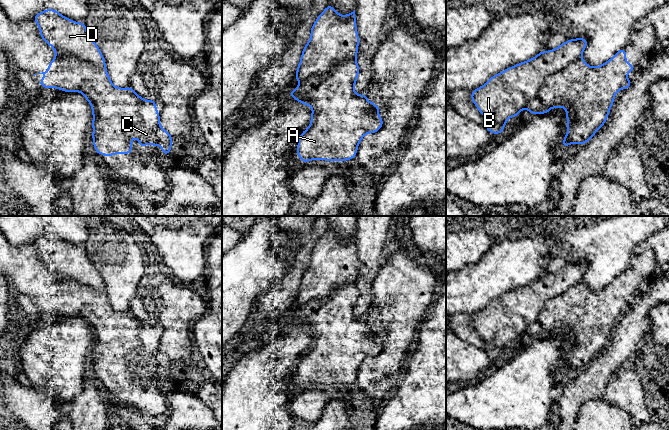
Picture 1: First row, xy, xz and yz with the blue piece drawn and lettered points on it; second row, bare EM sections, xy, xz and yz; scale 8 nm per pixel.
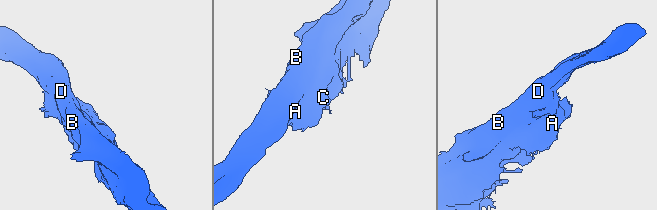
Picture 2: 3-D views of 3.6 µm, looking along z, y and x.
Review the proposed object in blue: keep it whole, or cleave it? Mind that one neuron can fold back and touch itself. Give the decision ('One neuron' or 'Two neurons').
Two neurons

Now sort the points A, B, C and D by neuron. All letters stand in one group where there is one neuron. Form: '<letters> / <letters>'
A B D / C

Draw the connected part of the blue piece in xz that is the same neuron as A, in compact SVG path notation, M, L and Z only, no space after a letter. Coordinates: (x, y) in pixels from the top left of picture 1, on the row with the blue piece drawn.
M331 5L319 15L311 28L311 37L305 45L295 78L300 84L289 93L301 104L313 109L309 127L301 133L295 153L303 162L310 160L345 161L356 156L358 145L367 133L375 133L383 125L378 115L380 107L373 109L351 109L350 105L332 96L325 96L322 110L317 111L312 100L312 90L308 80L328 73L332 68L344 61L355 59L358 53L359 36L356 28L355 10L346 16L340 15Z

